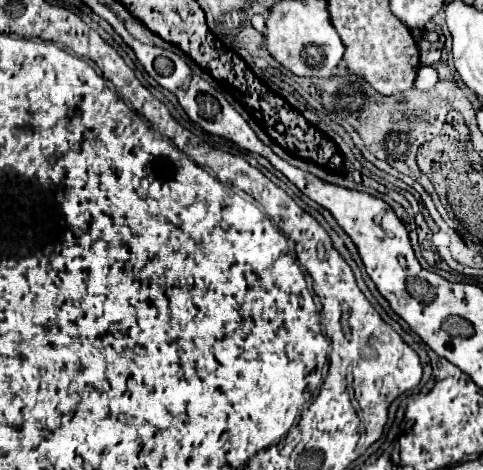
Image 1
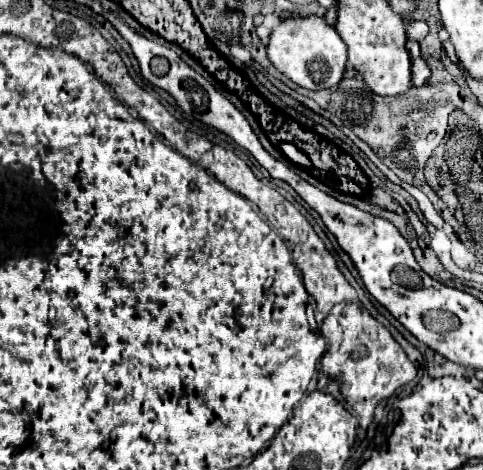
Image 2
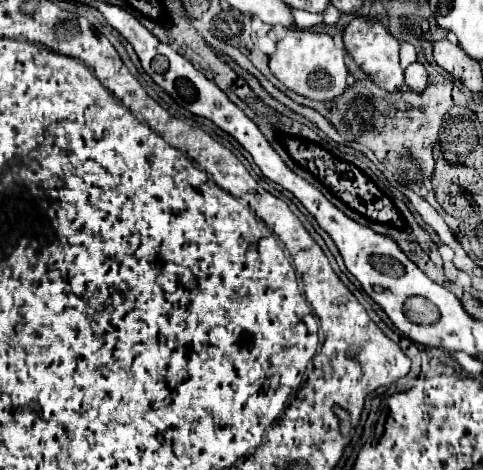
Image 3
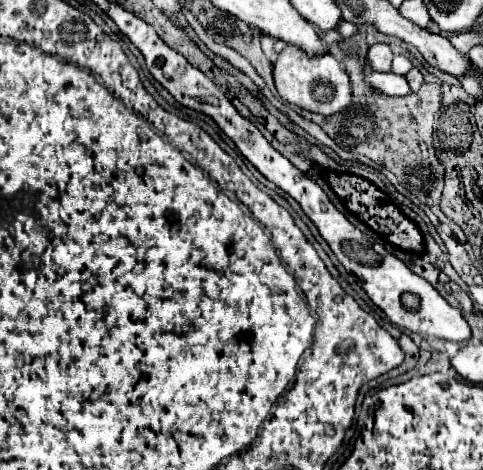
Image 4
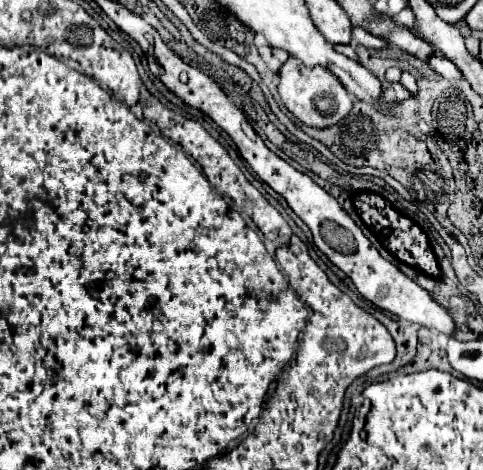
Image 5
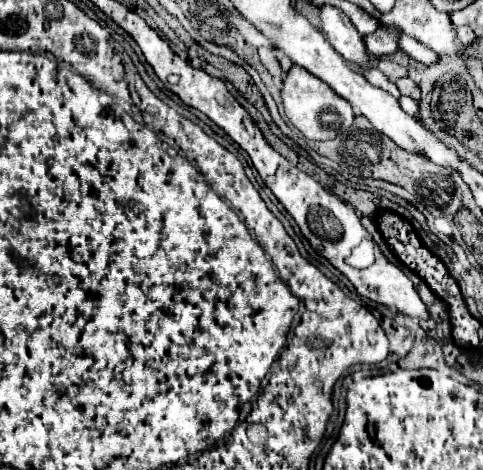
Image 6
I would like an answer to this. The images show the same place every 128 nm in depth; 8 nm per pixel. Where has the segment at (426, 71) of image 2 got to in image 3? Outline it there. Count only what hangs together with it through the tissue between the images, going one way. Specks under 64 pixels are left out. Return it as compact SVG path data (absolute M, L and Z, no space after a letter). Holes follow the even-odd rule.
M412 62L412 64L404 70L404 76L406 76L406 84L408 84L408 88L412 88L414 92L422 92L422 90L426 88L428 72L426 72L424 64L420 64L420 62Z

